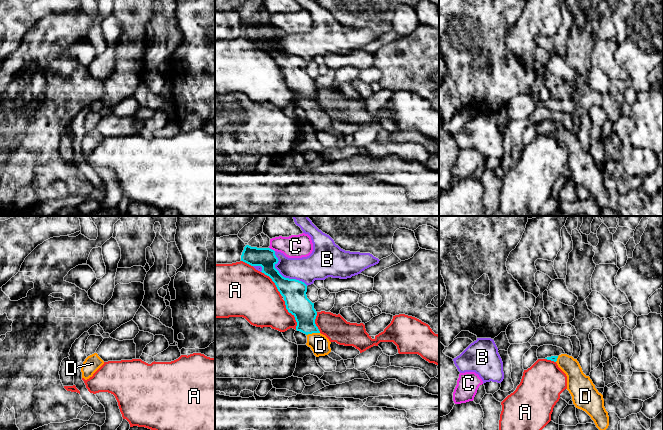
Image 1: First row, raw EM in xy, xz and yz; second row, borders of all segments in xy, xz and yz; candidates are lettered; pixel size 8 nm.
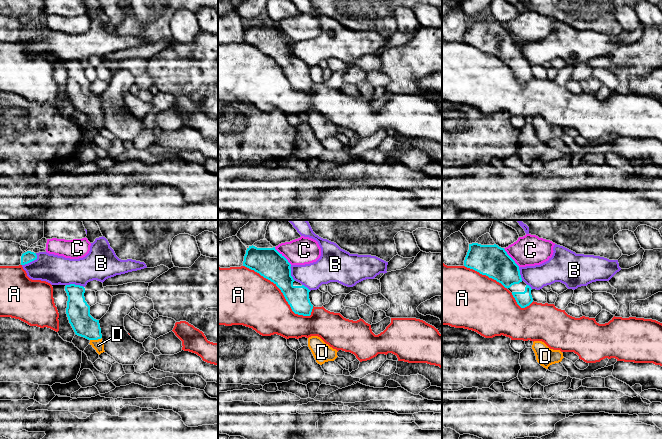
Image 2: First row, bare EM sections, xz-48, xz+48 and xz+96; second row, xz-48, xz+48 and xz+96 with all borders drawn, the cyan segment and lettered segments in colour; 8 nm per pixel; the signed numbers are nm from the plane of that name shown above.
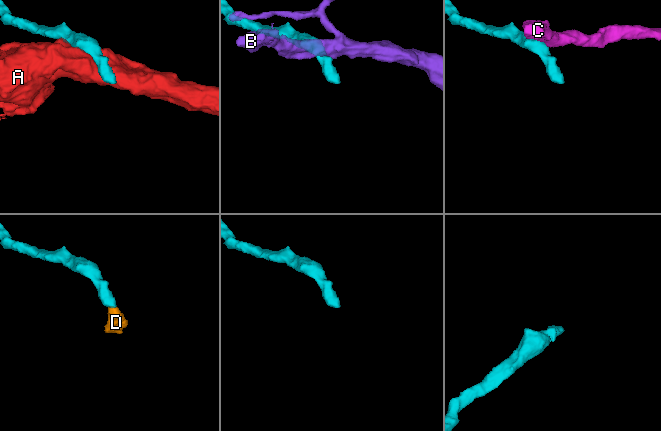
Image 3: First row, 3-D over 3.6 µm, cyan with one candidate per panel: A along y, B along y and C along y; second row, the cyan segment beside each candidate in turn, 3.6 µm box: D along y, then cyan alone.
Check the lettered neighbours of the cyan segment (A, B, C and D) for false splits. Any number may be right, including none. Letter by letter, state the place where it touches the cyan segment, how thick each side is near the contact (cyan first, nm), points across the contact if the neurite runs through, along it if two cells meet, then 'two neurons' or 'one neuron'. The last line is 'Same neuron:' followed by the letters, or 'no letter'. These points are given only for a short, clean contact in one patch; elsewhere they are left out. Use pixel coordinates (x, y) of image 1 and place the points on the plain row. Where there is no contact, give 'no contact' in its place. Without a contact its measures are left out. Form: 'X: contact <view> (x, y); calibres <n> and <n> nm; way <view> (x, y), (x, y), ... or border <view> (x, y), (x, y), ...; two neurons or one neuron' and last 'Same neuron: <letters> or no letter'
A: contact xz (292, 90); calibres 190 and 340 nm; two neurons
B: contact xz (282, 52); calibres 190 and 200 nm; two neurons
C: contact xz (271, 25); calibres 160 and 190 nm; border xz (269, 23), (274, 27); two neurons
D: contact xz (312, 108); calibres 180 and 160 nm; way xz (299, 81), (312, 108), (315, 116), (320, 121); one neuron
Same neuron: D

